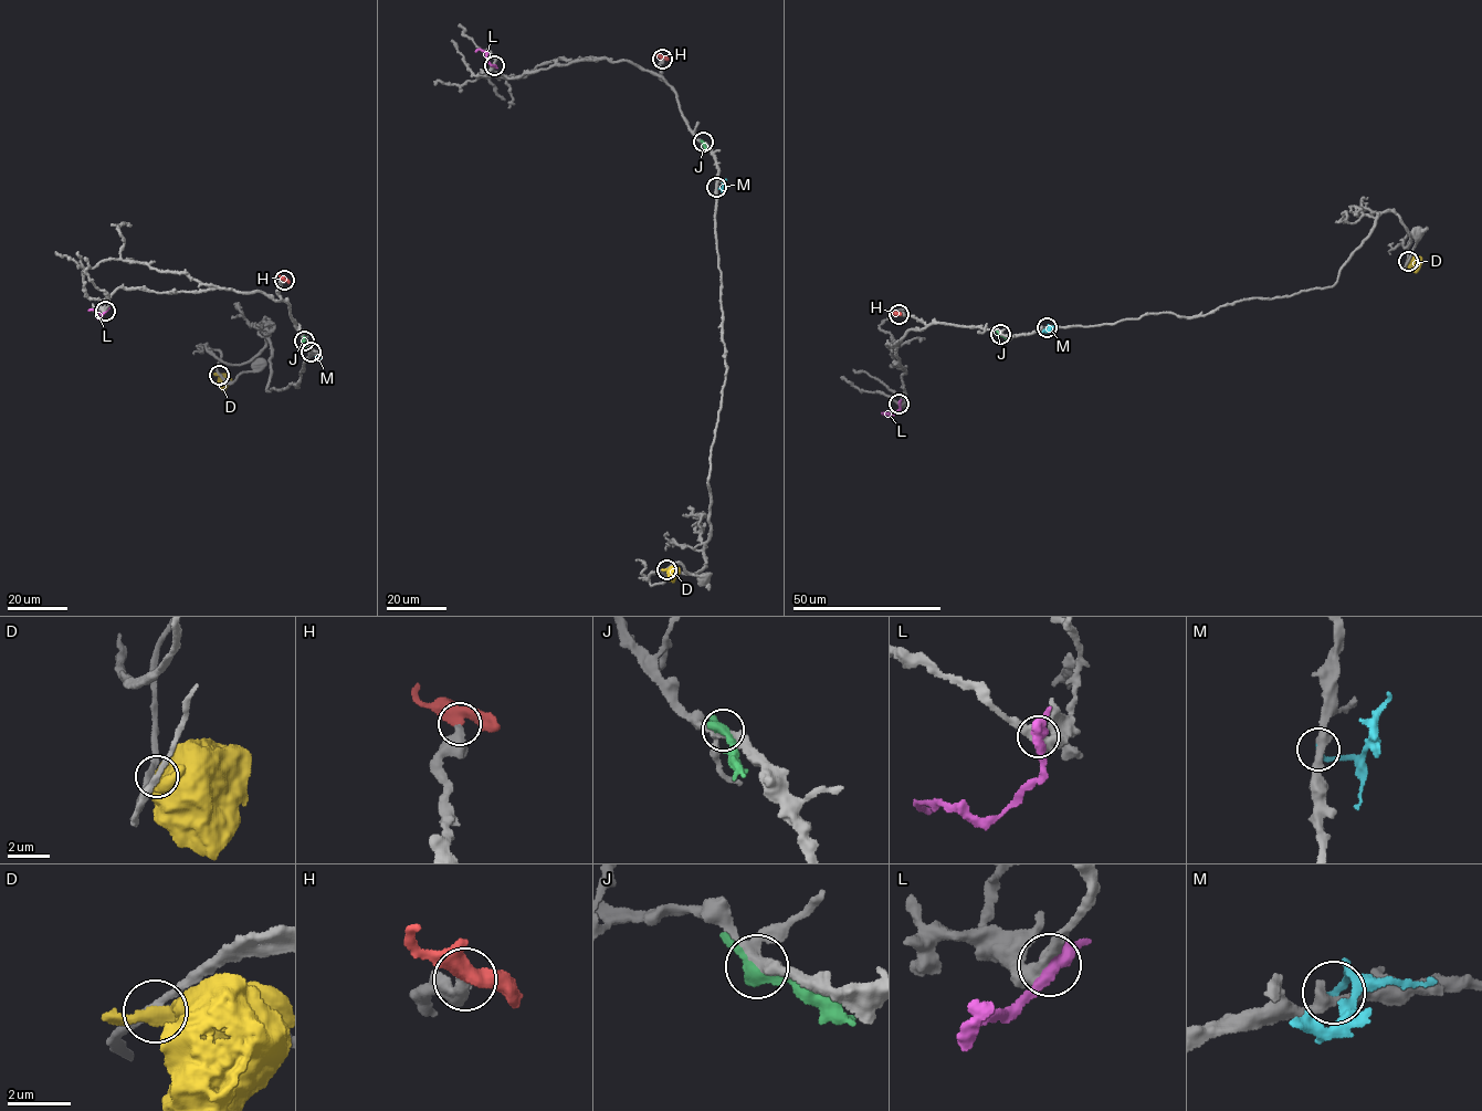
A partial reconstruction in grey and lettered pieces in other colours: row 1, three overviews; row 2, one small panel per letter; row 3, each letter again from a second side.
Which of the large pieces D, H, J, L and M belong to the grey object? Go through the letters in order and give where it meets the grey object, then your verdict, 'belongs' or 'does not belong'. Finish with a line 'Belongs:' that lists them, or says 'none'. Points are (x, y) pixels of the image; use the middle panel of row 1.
D: (666, 569) | does not belong
H: (662, 59) | belongs
J: (703, 142) | does not belong
L: (494, 65) | does not belong
M: (716, 187) | does not belong
Belongs: H

